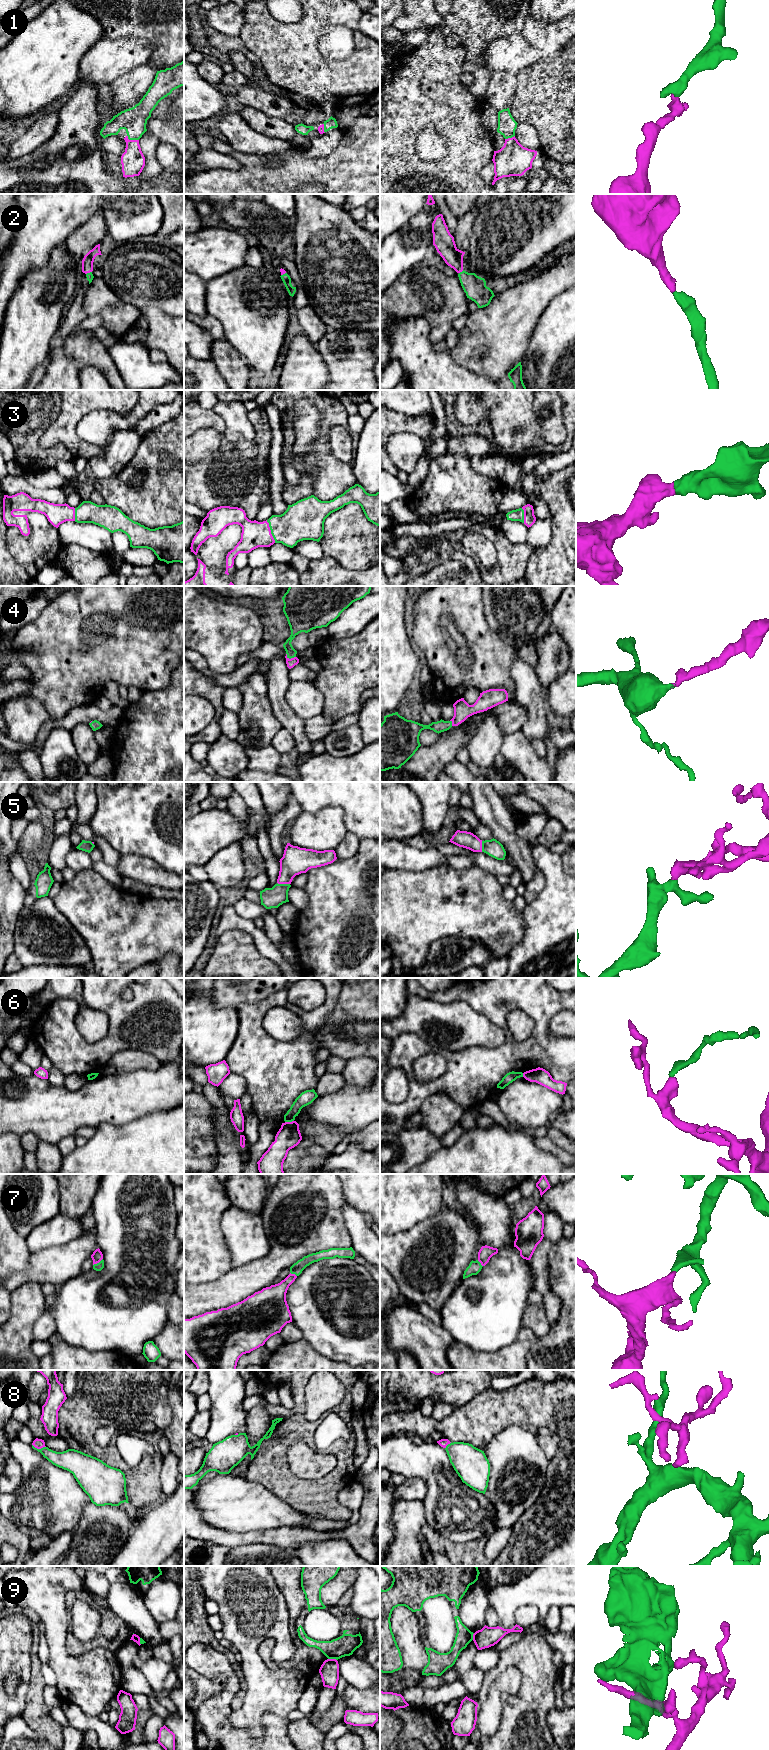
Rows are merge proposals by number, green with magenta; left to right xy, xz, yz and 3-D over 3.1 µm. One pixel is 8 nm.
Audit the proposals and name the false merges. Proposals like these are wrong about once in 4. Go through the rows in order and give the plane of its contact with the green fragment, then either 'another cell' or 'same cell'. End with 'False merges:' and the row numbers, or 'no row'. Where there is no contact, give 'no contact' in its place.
1: contact in xy; same cell
2: contact in yz; same cell
3: contact in xz; same cell
4: contact in xz; same cell
5: contact in xz; same cell
6: contact in xz; another cell
7: contact in xy; same cell
8: contact in xy; same cell
9: contact in xz; another cell
False merges: 6, 9

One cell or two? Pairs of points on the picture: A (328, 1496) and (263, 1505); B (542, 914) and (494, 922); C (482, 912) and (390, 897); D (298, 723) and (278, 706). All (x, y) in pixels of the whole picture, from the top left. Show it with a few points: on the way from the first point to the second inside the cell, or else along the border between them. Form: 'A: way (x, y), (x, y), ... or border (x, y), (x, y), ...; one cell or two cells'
A: border (266, 1488), (291, 1506), (306, 1513); two cells
B: border (522, 912), (523, 937), (520, 940); two cells
C: way (459, 904), (413, 904); one cell
D: way (293, 721), (283, 711); one cell

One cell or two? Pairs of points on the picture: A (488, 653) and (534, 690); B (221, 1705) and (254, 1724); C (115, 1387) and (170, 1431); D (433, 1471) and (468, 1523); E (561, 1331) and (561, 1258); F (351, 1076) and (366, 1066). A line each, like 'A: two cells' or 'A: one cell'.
A: two cells
B: two cells
C: two cells
D: one cell
E: one cell
F: one cell

